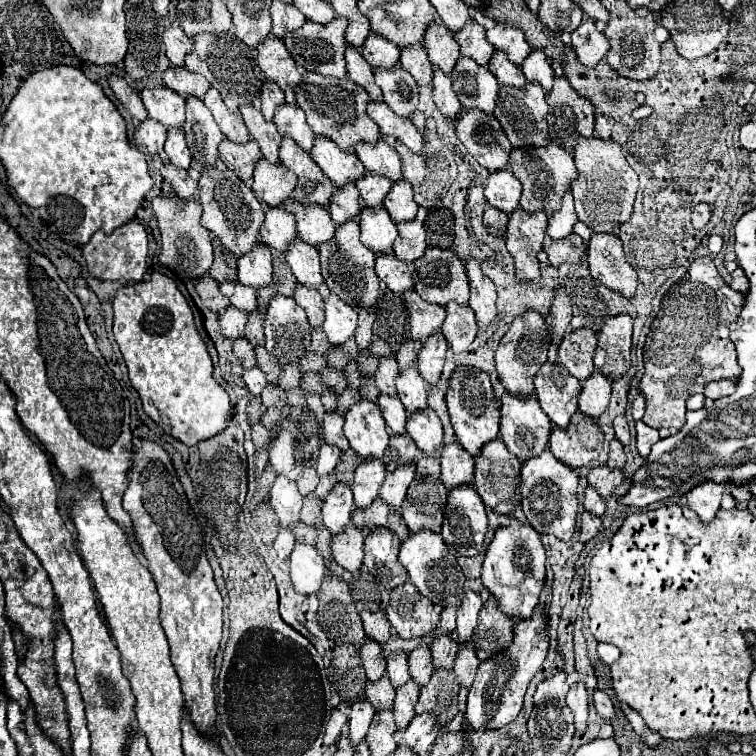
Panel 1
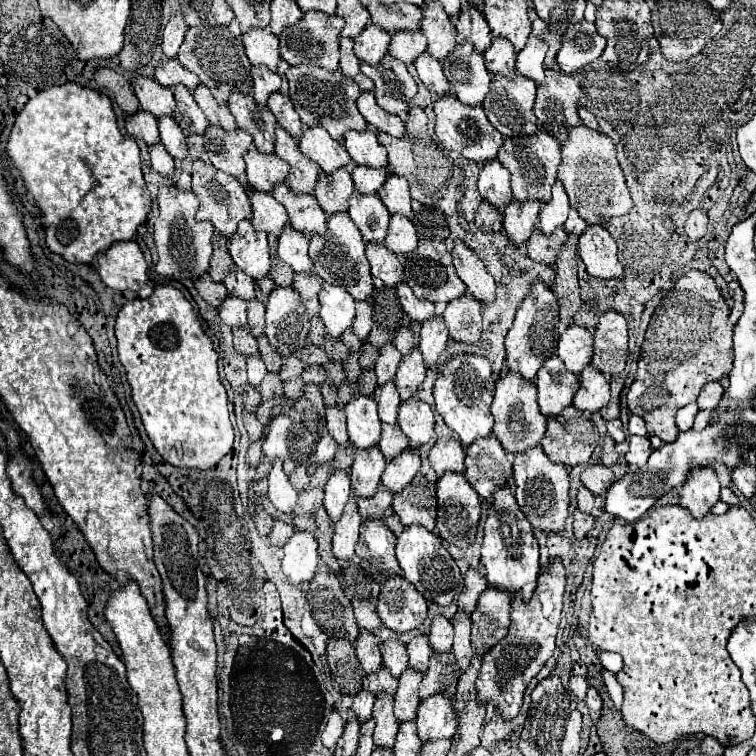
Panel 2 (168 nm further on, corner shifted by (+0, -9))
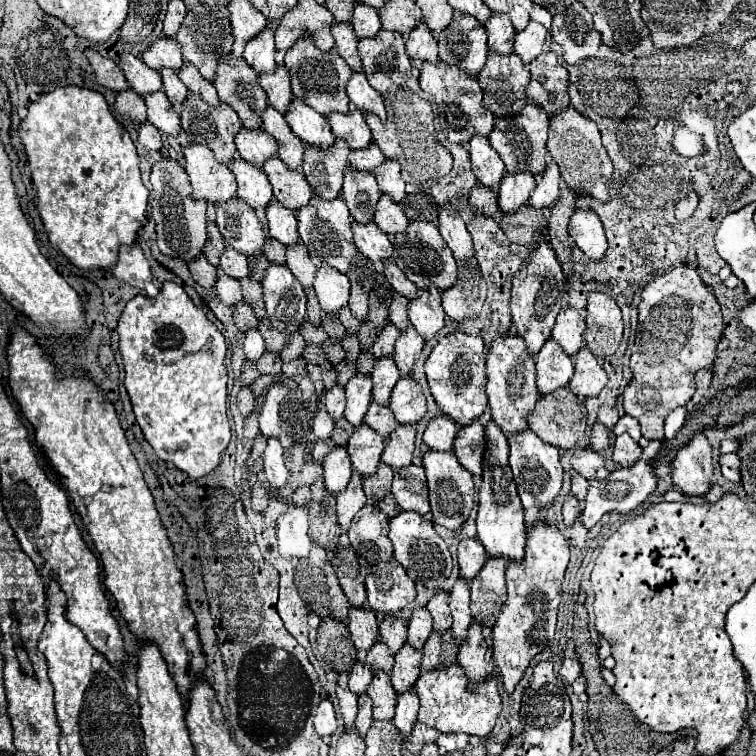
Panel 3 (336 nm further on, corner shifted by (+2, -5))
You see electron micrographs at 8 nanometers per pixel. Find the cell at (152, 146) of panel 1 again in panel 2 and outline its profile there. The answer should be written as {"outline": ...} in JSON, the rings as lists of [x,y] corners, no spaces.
{"outline":[[[138,110],[126,118],[126,132],[132,138],[142,138],[148,146],[160,142],[158,122],[156,122],[154,114],[150,114],[146,110]]]}

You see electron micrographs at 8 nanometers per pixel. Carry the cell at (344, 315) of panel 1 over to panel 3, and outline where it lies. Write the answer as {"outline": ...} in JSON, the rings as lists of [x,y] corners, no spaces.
{"outline":[[[320,266],[314,278],[314,290],[322,310],[330,316],[338,314],[350,300],[350,282],[332,266]]]}

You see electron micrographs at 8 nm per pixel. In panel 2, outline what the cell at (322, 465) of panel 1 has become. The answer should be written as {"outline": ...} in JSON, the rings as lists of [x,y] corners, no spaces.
{"outline":[[[324,432],[324,436],[320,438],[320,442],[318,442],[318,448],[316,448],[316,456],[318,456],[318,462],[320,464],[324,464],[324,462],[330,462],[332,458],[334,458],[334,454],[336,454],[336,442],[334,442],[334,438],[328,434],[328,432]]]}

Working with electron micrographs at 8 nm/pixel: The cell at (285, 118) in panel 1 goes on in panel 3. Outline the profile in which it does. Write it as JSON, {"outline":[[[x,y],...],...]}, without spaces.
{"outline":[[[278,66],[272,74],[262,74],[260,76],[260,86],[268,94],[268,104],[274,106],[280,114],[286,114],[288,106],[292,102],[288,70],[284,66]]]}

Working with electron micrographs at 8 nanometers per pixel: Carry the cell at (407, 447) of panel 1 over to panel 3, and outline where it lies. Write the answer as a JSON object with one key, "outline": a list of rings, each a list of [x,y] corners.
{"outline":[[[372,402],[372,406],[368,408],[368,418],[364,422],[372,430],[376,430],[382,438],[388,438],[398,426],[396,418],[392,418],[392,410],[388,406],[380,406],[376,402]]]}

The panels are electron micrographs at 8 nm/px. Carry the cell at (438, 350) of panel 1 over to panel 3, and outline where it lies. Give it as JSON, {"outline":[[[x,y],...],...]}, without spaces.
{"outline":[[[430,286],[428,290],[418,290],[418,296],[408,304],[408,318],[416,332],[428,342],[442,328],[446,312],[440,302],[440,290]]]}

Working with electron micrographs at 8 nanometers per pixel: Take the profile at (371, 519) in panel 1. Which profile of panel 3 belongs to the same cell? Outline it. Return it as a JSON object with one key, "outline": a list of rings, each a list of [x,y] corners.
{"outline":[[[380,464],[376,474],[372,478],[364,478],[364,494],[368,498],[368,502],[378,504],[388,492],[390,492],[390,482],[394,478],[394,472],[388,470],[388,466]]]}

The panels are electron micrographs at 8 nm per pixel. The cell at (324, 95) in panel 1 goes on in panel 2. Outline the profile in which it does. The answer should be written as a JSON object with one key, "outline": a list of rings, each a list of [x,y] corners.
{"outline":[[[290,66],[286,70],[286,80],[290,84],[292,104],[306,128],[320,124],[336,140],[344,138],[348,130],[358,130],[358,132],[366,130],[366,120],[356,108],[356,98],[360,96],[360,88],[358,84],[352,82],[352,78],[346,78],[340,70],[328,72],[320,70],[318,66]]]}

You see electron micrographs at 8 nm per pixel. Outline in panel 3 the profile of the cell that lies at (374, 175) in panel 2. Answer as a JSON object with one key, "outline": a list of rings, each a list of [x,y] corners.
{"outline":[[[376,144],[368,146],[368,150],[352,150],[350,152],[350,168],[358,170],[358,172],[372,172],[374,168],[378,168],[386,158],[380,152],[380,148]]]}

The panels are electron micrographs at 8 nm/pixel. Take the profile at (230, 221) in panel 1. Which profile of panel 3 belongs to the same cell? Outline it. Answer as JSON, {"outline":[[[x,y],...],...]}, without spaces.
{"outline":[[[190,144],[184,148],[186,172],[192,182],[192,196],[208,204],[228,202],[236,196],[236,178],[226,164],[214,160],[208,146]]]}

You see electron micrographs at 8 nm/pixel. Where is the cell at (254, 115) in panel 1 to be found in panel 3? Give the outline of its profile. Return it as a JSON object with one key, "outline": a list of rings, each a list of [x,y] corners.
{"outline":[[[228,56],[220,60],[214,86],[220,100],[238,112],[244,128],[262,128],[262,114],[268,108],[266,94],[258,86],[256,72],[246,66],[242,56]]]}

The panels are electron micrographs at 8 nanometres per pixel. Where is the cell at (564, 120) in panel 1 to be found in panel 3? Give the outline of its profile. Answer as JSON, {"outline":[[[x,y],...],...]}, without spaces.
{"outline":[[[552,50],[542,52],[536,62],[530,64],[530,74],[532,78],[526,88],[526,96],[532,104],[540,106],[548,116],[554,116],[570,106],[570,76]]]}

